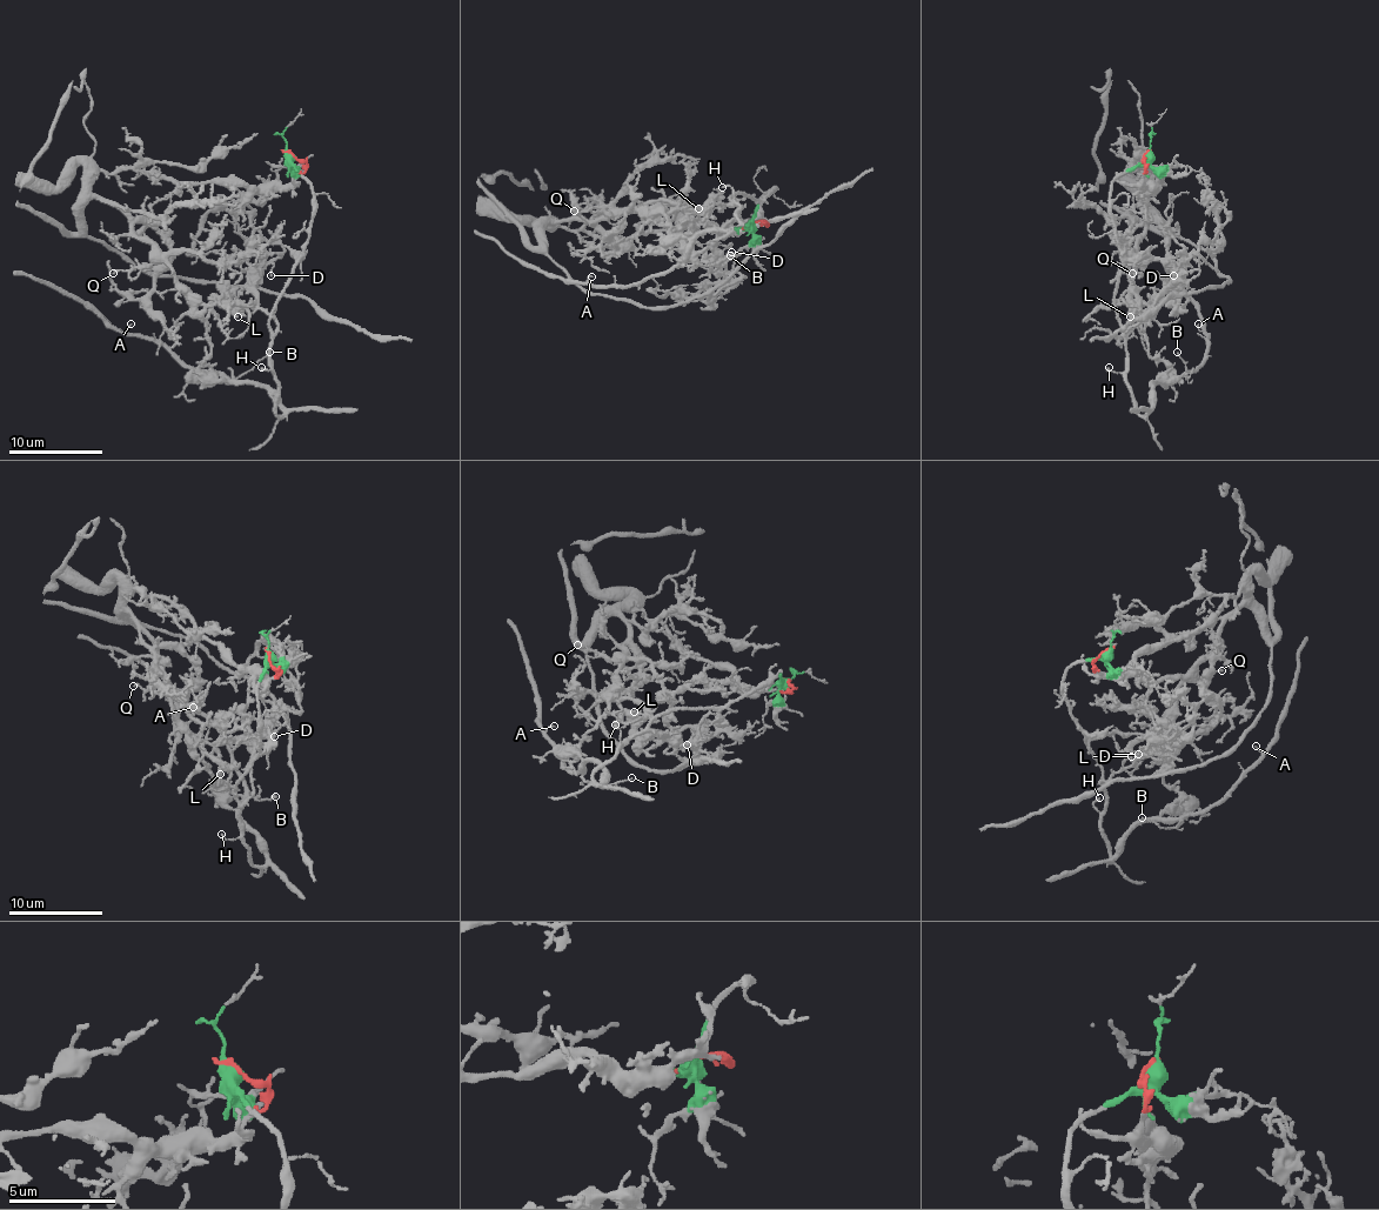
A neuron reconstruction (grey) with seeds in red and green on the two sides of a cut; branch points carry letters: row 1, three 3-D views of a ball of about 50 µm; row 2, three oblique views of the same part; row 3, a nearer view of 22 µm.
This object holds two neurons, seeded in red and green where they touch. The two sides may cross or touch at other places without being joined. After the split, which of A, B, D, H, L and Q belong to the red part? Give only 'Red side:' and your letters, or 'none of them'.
Red side: L, Q

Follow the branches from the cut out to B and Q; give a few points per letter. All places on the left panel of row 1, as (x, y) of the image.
B: (288, 154), (312, 187), (312, 222), (269, 319), (279, 415), (262, 387), (225, 375), (234, 380), (269, 352)
Q: (288, 154), (302, 168), (276, 187), (100, 171), (91, 192), (152, 246), (147, 265), (112, 274)

